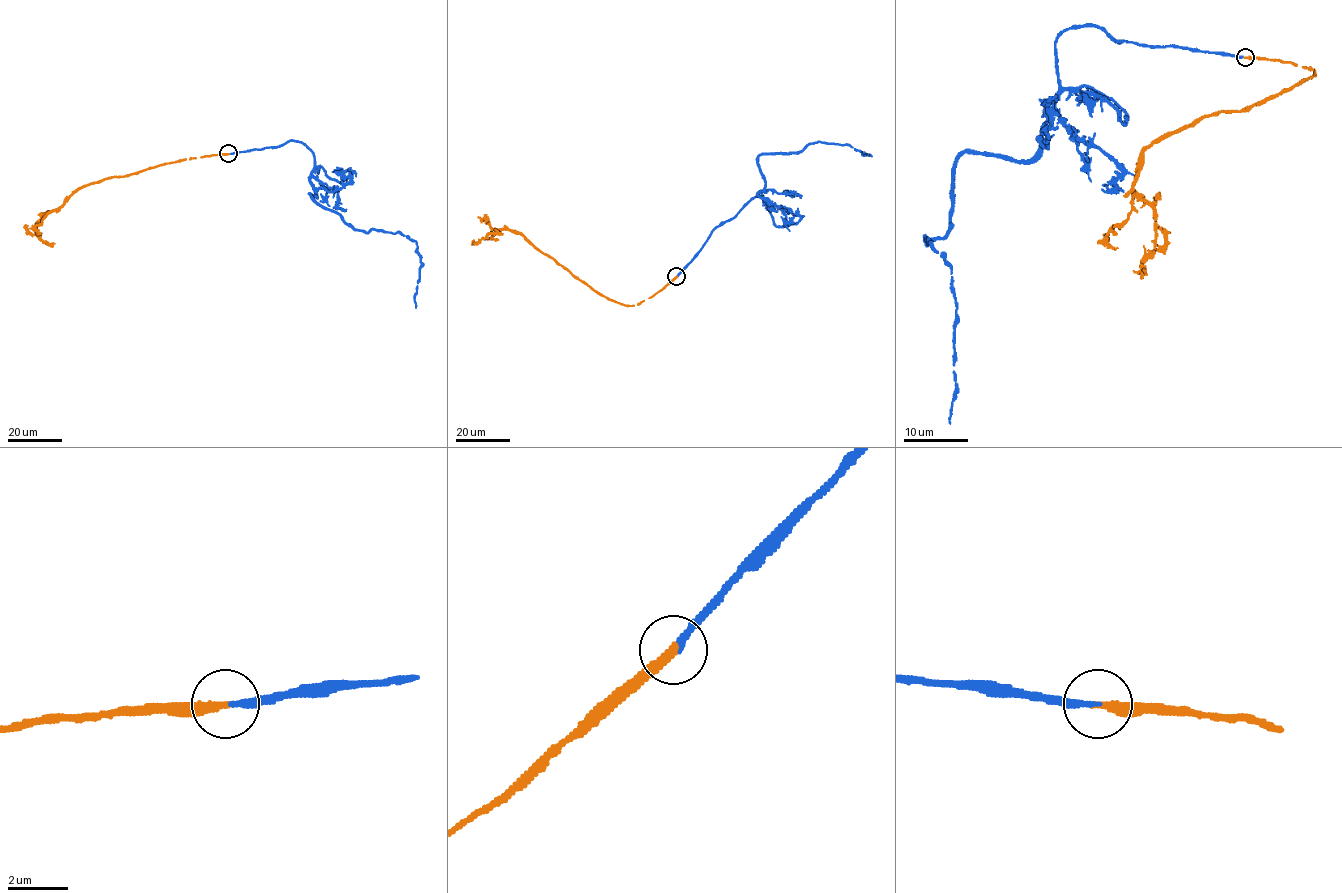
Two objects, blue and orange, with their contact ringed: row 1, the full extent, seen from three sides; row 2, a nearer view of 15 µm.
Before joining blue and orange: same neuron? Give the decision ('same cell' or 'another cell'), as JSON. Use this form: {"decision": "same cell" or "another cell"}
{"decision": "same cell"}

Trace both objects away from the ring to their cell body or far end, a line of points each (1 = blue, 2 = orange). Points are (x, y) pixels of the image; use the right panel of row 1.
1: (1246, 56), (1071, 27), (1040, 149), (954, 163), (949, 230), (925, 238), (956, 301), (949, 424)
2: (1246, 56), (1314, 74), (1249, 108), (1212, 113), (1141, 155), (1132, 187), (1155, 226), (1145, 270)

